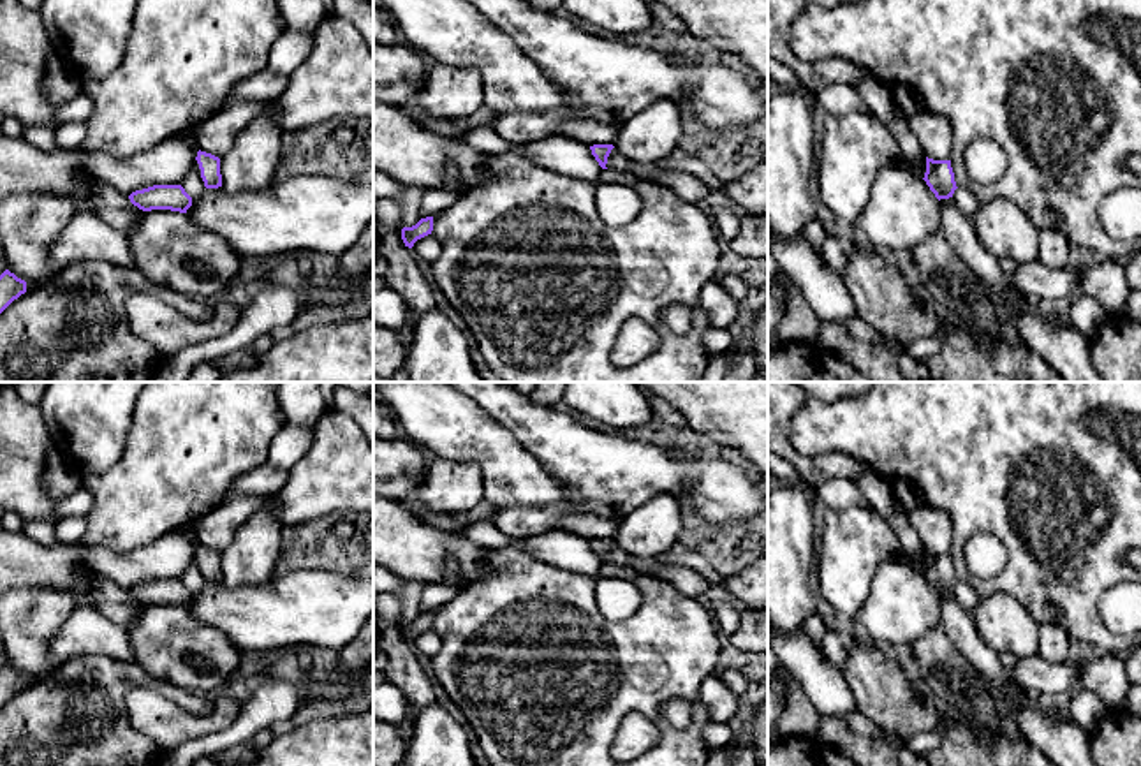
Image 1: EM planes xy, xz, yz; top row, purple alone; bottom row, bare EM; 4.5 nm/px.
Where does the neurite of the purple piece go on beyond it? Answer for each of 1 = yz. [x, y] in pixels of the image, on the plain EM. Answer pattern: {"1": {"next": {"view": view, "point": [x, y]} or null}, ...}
{"1": {"next": null}}

